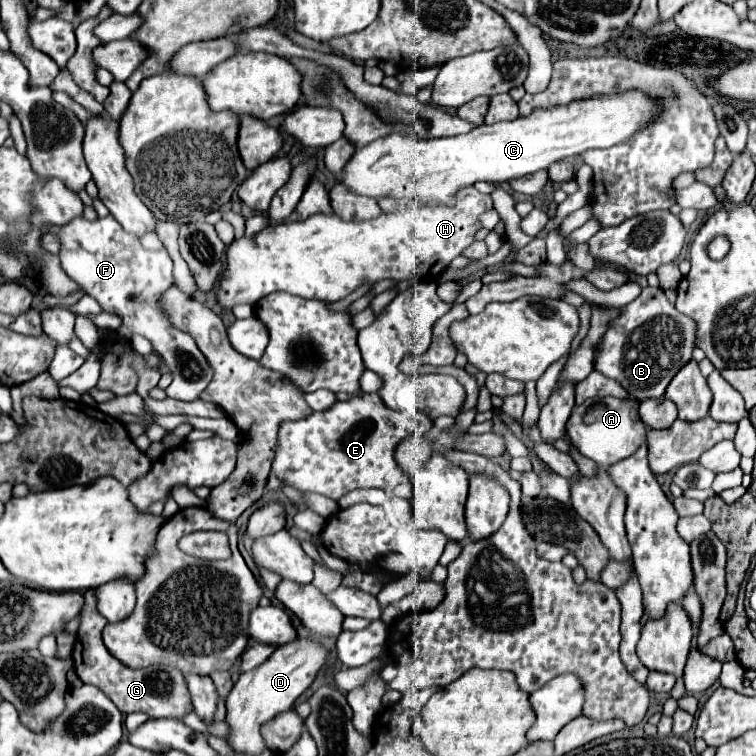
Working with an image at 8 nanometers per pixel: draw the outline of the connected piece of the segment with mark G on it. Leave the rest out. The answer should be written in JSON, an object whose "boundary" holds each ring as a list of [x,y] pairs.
{"boundary":[[[95,589],[85,591],[85,605],[81,611],[77,641],[73,647],[73,665],[75,665],[75,671],[81,677],[81,681],[99,687],[125,715],[141,711],[153,719],[157,719],[157,717],[183,719],[189,711],[193,711],[185,675],[177,667],[169,667],[169,665],[151,665],[145,669],[129,669],[129,667],[121,665],[103,645],[101,631],[103,631],[105,623],[107,623],[107,619],[97,611]]]}

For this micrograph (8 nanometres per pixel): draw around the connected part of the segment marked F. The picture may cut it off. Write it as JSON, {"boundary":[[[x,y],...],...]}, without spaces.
{"boundary":[[[111,215],[93,223],[85,217],[77,217],[65,225],[45,225],[43,231],[53,233],[59,239],[59,261],[63,271],[79,287],[83,287],[87,295],[97,299],[103,311],[115,313],[123,319],[123,325],[117,329],[117,333],[125,339],[131,339],[133,333],[139,333],[151,341],[153,351],[161,355],[163,363],[173,373],[173,383],[167,387],[167,395],[177,399],[201,397],[213,379],[213,369],[195,341],[187,333],[173,329],[165,313],[159,309],[163,291],[175,281],[169,253],[165,249],[143,249],[141,241],[131,233],[125,233],[125,229],[121,229]]]}

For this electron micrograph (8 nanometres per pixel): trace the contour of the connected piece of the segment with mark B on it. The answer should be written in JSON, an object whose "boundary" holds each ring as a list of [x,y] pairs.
{"boundary":[[[647,287],[621,315],[613,321],[605,341],[601,341],[601,357],[597,357],[597,371],[621,383],[637,401],[663,397],[671,379],[693,359],[697,323],[675,309],[667,301],[661,287]]]}

